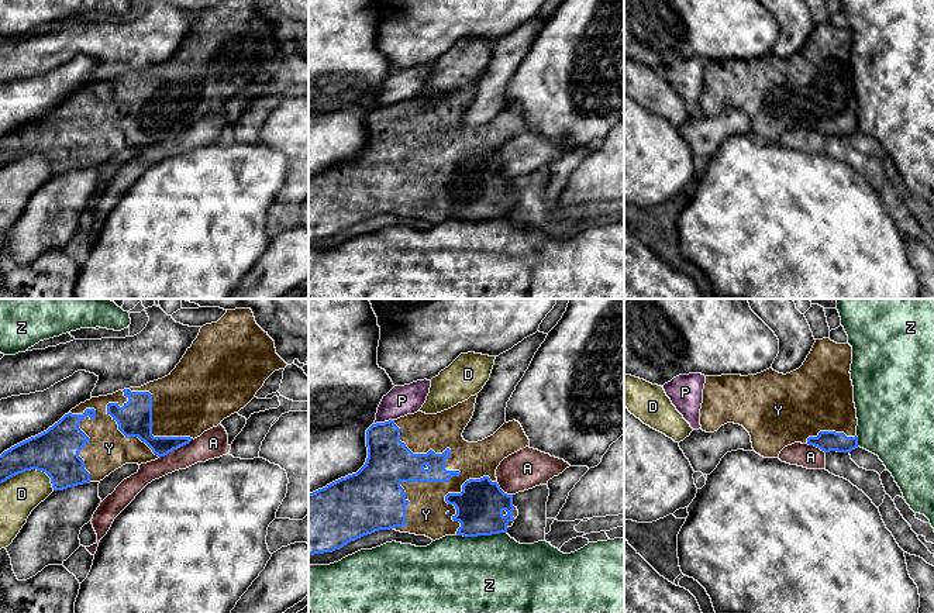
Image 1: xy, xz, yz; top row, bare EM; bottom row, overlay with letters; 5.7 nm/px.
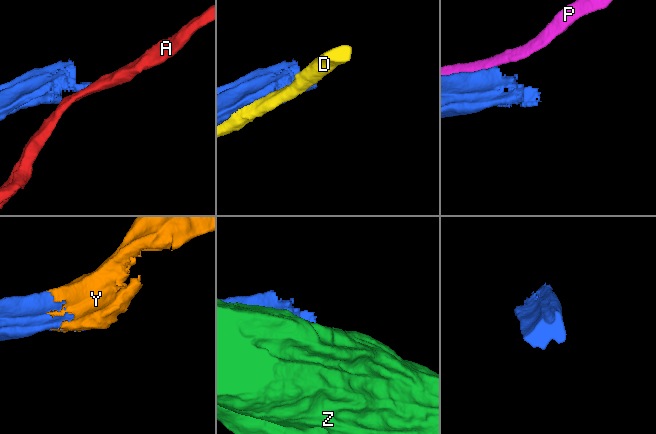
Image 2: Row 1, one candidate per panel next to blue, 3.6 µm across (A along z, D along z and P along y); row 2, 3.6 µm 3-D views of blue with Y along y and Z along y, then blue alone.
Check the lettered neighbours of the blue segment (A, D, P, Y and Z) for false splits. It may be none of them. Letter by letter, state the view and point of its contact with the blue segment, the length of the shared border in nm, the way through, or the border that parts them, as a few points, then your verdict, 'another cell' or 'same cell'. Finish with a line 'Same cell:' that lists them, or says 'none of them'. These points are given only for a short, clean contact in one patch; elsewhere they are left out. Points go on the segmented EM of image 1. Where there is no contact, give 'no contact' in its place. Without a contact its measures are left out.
A: contact xy (175, 448); length 220 nm; border xy (192, 438), (159, 458); another cell
D: contact xy (31, 468); length 320 nm; another cell
P: contact xz (385, 422); length 120 nm; another cell
Y: contact xz (455, 475); length 600 nm; same cell
Z: contact xz (481, 534); length 280 nm; border xz (506, 531), (483, 536), (457, 536); another cell
Same cell: Y

